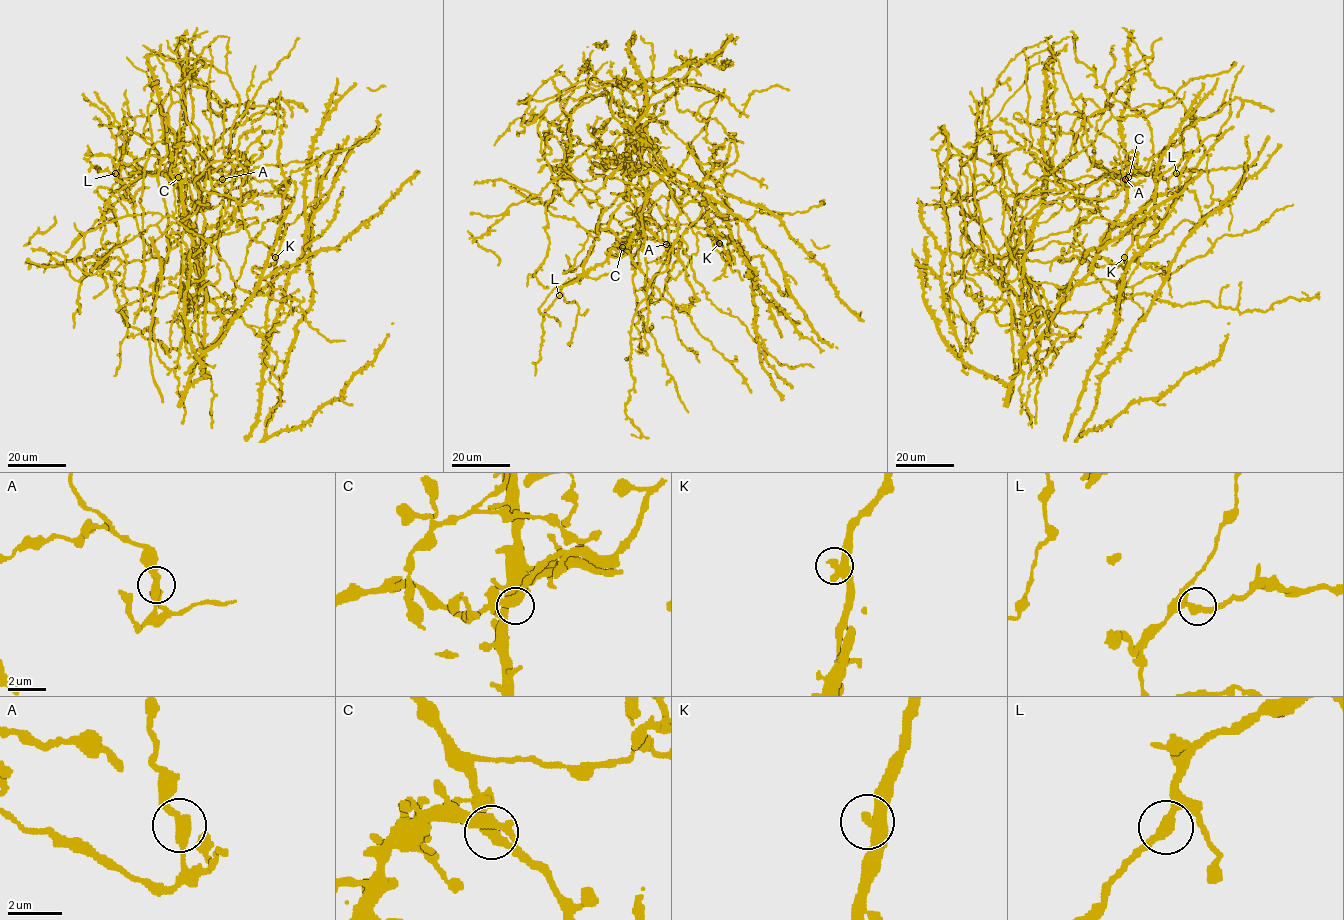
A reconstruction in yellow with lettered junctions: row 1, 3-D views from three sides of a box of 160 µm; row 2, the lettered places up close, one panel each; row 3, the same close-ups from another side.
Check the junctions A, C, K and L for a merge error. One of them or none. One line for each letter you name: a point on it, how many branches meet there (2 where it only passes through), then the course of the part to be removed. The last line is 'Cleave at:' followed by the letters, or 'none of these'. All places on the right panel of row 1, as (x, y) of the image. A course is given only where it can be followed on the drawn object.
A: (1125, 179) | 2 | (1124, 179), (1119, 147), (1100, 134), (1096, 121), (1104, 110), (1105, 100), (1134, 72), (1144, 69), (1153, 57)
Cleave at: A

